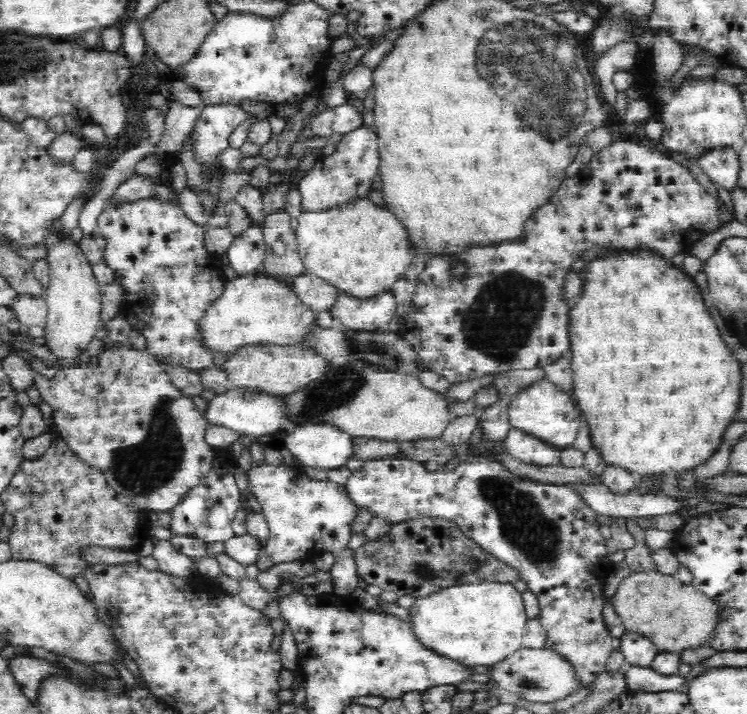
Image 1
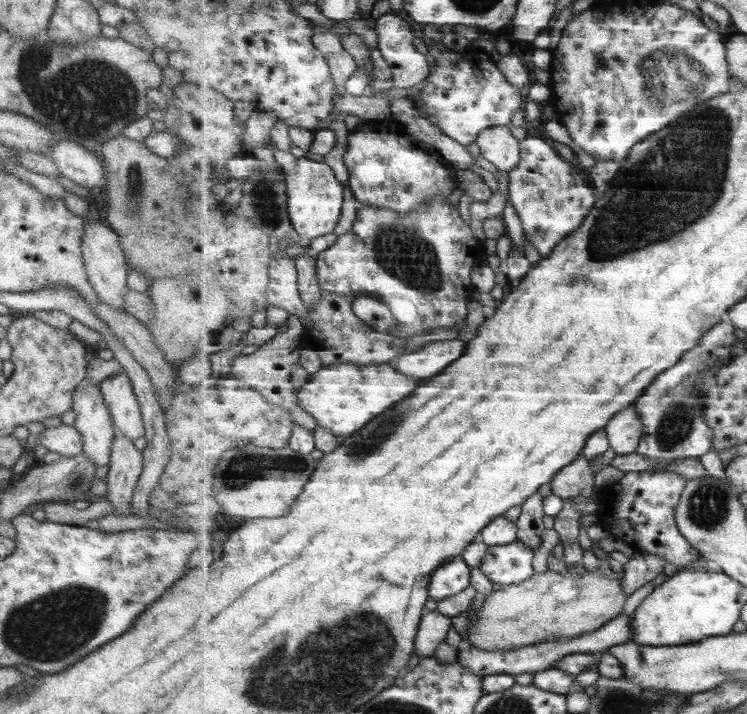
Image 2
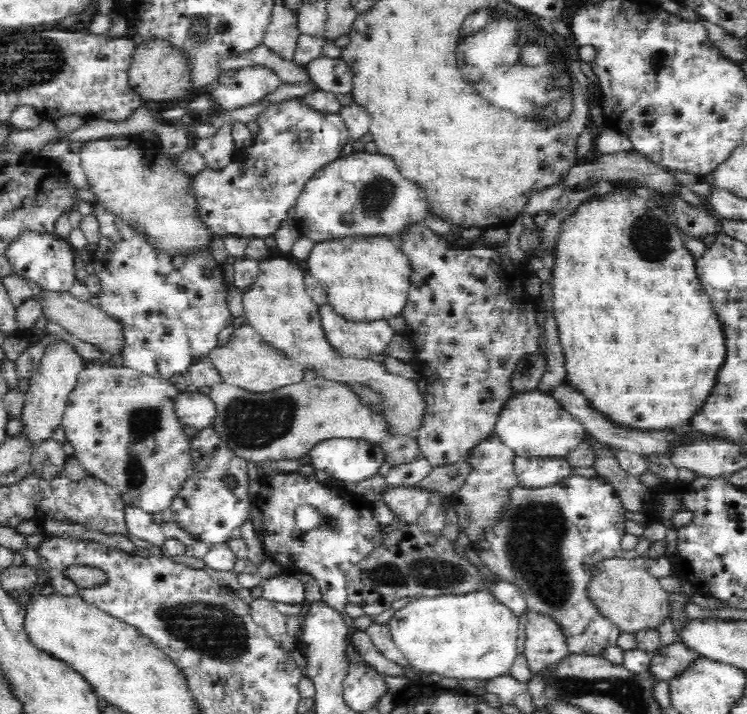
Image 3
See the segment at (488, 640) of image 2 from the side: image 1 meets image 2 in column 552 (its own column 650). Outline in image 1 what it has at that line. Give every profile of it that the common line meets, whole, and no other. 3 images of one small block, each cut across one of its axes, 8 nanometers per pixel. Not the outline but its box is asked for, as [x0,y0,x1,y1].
[610,571,725,653]

